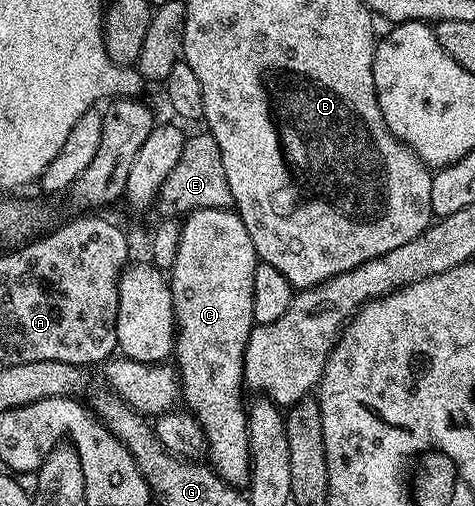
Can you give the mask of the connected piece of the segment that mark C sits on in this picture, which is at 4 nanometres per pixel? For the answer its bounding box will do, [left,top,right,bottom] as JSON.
[168,208,259,487]

